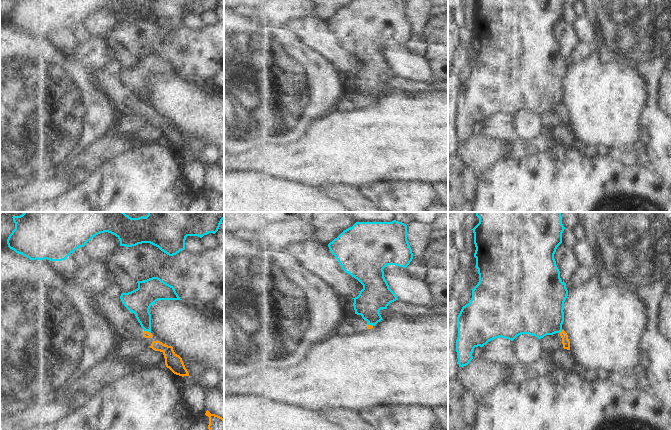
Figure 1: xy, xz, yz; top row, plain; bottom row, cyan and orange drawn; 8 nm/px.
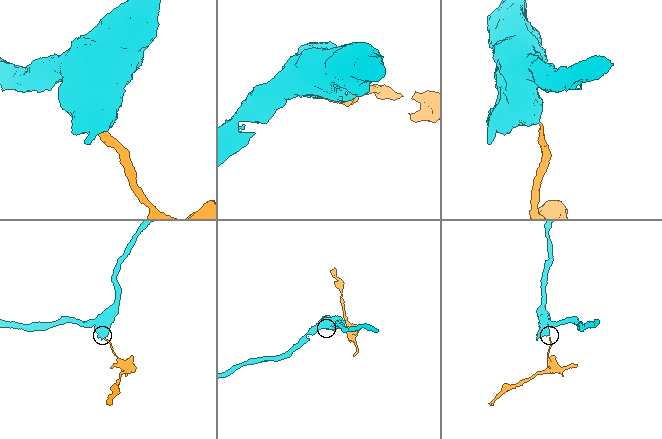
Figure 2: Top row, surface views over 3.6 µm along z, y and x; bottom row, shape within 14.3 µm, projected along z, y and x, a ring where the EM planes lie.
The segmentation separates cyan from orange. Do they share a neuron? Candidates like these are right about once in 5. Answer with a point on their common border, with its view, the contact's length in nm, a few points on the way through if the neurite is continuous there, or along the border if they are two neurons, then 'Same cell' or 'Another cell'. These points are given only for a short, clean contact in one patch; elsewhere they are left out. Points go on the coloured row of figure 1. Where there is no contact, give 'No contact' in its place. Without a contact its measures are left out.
Touches cyan at yz (560, 331). Shared border 40 nm. Boundary: yz (562, 330), (559, 332). Another cell

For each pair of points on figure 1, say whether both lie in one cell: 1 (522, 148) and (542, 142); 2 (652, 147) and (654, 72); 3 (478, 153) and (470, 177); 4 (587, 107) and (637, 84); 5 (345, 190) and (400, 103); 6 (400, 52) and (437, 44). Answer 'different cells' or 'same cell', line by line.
1: same cell
2: same cell
3: different cells
4: same cell
5: different cells
6: different cells

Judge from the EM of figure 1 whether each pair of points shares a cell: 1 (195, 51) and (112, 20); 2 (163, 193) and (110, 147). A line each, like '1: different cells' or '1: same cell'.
1: different cells
2: different cells

